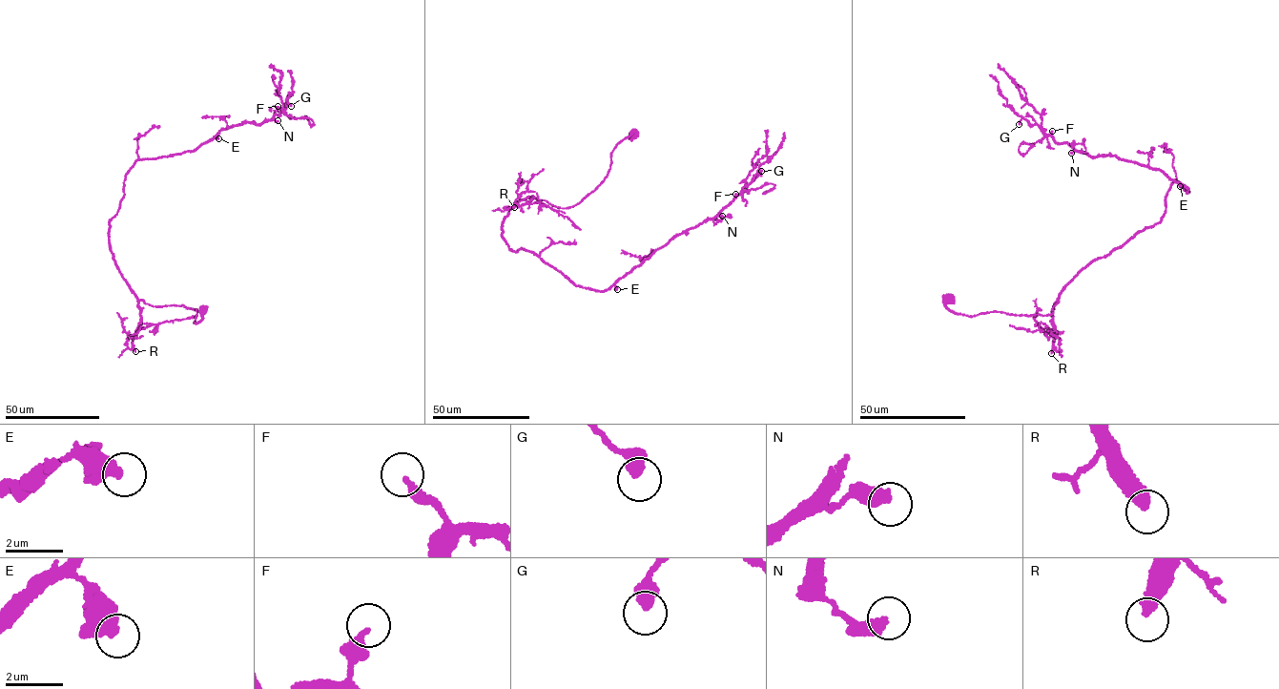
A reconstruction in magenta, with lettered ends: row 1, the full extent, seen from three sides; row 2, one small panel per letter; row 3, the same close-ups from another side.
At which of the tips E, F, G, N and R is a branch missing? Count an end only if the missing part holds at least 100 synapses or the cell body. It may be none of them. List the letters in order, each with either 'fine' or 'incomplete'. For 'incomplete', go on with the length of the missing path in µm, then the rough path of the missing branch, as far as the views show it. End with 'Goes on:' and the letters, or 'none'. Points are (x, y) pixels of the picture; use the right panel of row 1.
E: fine
F: fine
G: fine
N: fine
R: incomplete | 160 µm | (1051, 353), (1043, 357), (1042, 366), (1054, 384), (1077, 391), (1091, 386), (1105, 393), (1119, 386), (1102, 330)
Goes on: R

